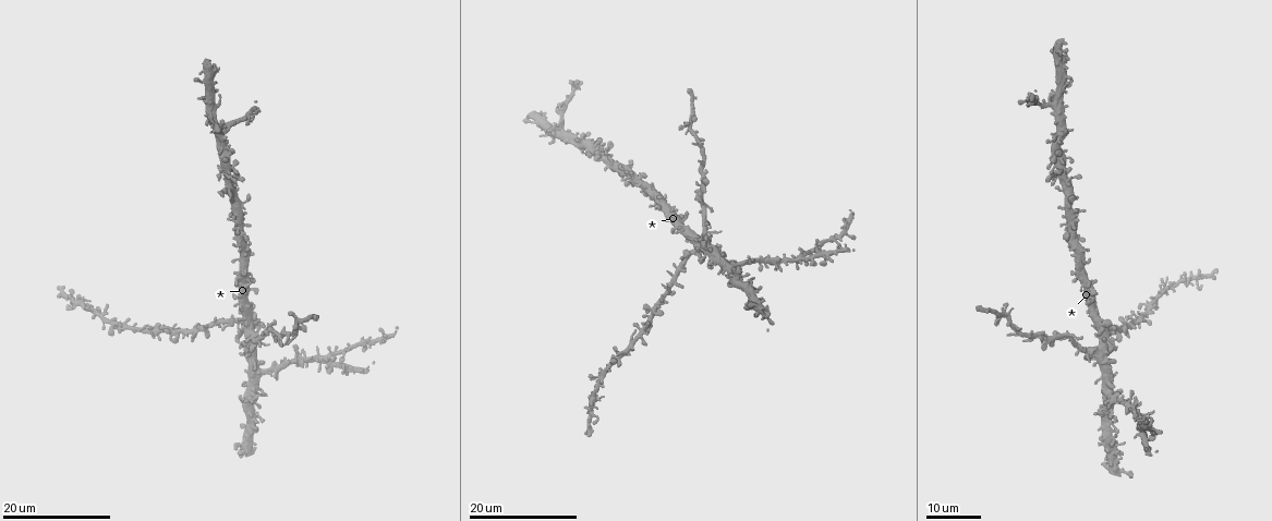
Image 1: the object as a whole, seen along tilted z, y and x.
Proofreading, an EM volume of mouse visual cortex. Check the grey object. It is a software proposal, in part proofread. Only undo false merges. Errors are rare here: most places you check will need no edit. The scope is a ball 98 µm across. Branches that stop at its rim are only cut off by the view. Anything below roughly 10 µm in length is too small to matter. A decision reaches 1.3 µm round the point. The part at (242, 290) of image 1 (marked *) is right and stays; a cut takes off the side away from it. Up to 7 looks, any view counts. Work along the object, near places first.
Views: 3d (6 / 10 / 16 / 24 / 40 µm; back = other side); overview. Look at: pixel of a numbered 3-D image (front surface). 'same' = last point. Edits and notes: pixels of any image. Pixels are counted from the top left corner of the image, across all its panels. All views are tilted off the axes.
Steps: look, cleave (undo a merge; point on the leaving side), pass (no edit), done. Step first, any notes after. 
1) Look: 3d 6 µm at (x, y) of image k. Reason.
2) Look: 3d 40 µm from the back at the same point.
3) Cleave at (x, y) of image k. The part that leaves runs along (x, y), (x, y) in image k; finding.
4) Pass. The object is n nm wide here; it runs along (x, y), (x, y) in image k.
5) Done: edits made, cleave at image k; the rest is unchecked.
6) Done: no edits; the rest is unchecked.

Look: 3d 24 µm at (252, 317) of image 1.

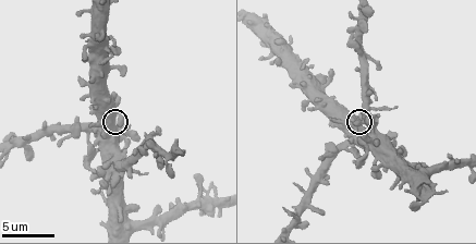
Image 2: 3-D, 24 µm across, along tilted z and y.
Look: 3d 6 µm at the same point.

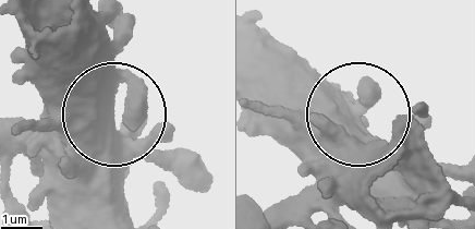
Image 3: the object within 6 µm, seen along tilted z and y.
Pass. The object is 620 nm wide here; one neuron here.

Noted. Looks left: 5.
Look: 3d 6 µm at (140, 230) of image 2.

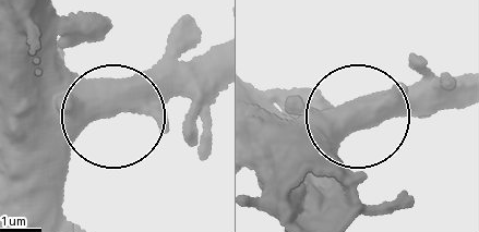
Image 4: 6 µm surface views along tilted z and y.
Pass. The side arm is 21 µm long; all the same neuron.

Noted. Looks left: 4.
Look: 3d 16 µm at (215, 124) of image 1. Four-way junction.

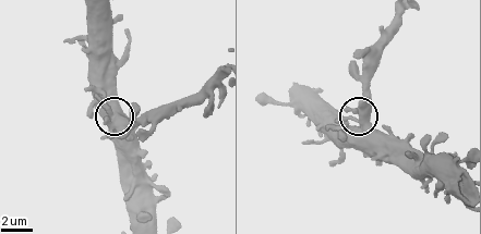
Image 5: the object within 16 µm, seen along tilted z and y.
Look: 3d 10 µm at (117, 117) of image 5.

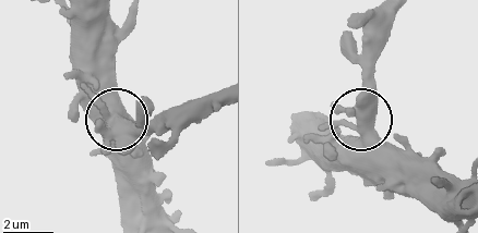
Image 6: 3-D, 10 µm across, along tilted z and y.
Look: 3d 6 µm at (116, 120) of image 6.

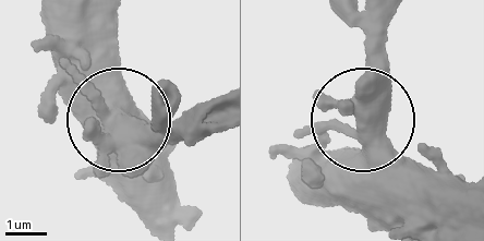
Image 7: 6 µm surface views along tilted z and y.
Pass. All the same neuron.

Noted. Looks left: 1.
Done: no edits; the rest is unchecked.

